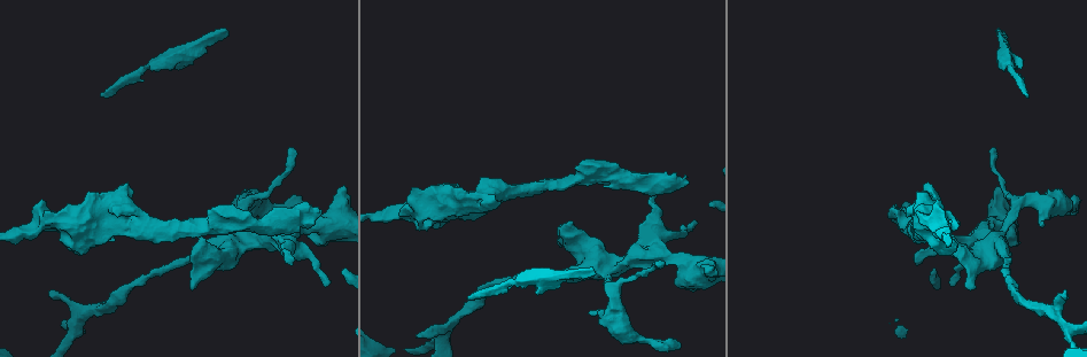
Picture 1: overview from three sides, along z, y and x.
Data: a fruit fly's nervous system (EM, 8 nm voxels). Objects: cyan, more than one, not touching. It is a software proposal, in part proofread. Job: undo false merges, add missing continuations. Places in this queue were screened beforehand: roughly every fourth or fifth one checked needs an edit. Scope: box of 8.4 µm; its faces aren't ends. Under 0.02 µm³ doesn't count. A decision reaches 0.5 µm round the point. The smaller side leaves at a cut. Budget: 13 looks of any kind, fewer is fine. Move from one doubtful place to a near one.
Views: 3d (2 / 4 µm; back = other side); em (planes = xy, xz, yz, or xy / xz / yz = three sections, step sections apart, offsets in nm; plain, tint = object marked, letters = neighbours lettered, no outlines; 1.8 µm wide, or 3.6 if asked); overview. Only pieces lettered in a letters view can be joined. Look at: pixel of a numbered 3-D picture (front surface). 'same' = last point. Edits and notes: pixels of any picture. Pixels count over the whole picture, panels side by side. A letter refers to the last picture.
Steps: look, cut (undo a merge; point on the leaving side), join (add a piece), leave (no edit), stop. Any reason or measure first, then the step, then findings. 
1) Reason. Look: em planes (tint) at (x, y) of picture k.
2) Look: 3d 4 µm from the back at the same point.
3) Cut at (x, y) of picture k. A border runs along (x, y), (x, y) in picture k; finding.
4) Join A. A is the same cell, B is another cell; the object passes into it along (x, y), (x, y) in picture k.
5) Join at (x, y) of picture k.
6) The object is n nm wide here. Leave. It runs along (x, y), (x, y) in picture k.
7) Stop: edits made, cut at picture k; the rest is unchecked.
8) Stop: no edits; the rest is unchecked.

Look: em planes (tint) at (658, 253) of picture 1.

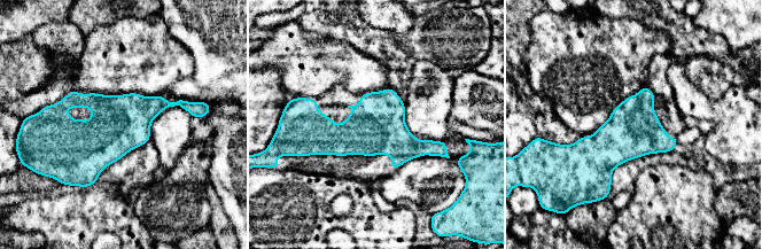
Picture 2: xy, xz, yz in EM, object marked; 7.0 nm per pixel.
Look: em planes (letters) at the same point.

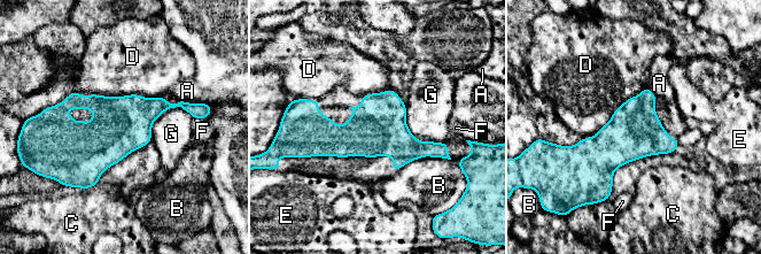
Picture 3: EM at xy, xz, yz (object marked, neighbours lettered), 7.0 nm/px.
Leave. A, B, C, D, E, F and G are other cells; a border runs along (75, 90), (80, 94), (160, 97) in picture 3; one neuron here.

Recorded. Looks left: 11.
An open end. Look: 3d 4 µm at (50, 293) of picture 1.

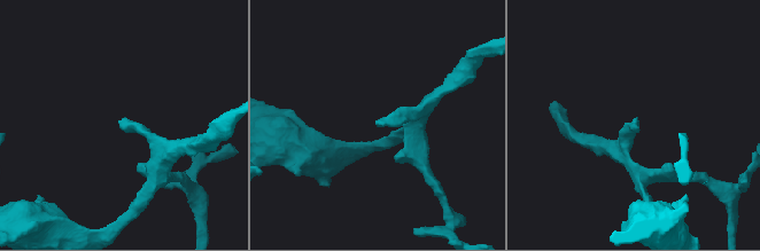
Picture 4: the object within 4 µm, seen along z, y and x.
Look: em xy step 4 (letters) at (375, 122) of picture 4.

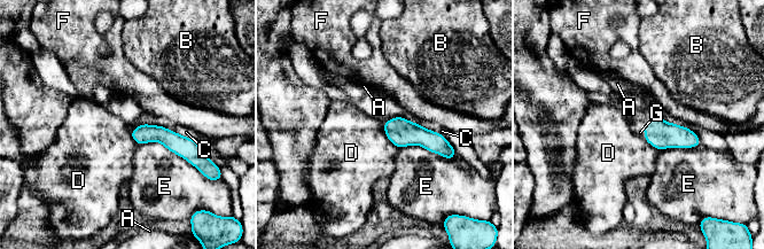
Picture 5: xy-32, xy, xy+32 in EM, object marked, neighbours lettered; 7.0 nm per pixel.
Look: em planes (letters) at the same point.

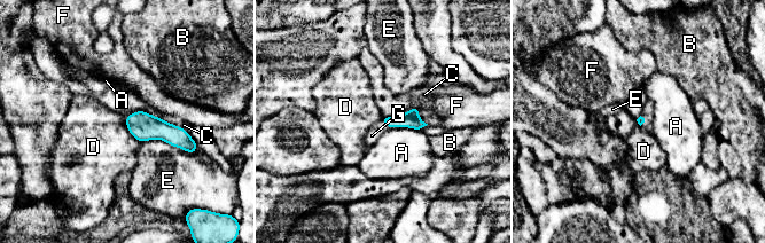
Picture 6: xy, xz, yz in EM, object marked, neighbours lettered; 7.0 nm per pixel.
Join G. G is the same cell, A, B, C, D, E and F are other cells; the object passes into it along (411, 119), (387, 125), (372, 135) in picture 6; the neuron continues.

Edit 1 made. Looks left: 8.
Branch stops here. Look: em 3.6 µm xz step 8 (letters) at (79, 250) of picture 1.

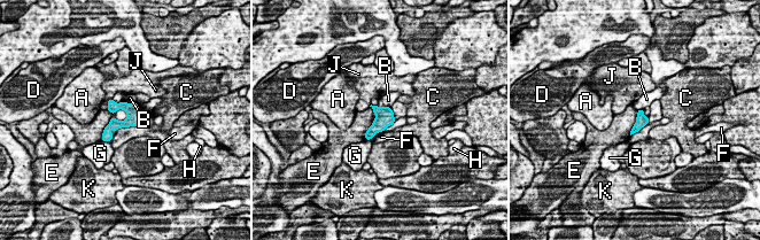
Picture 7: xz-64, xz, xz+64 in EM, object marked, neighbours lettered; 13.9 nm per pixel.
Look: em 3.6 µm planes (letters) at the same point.

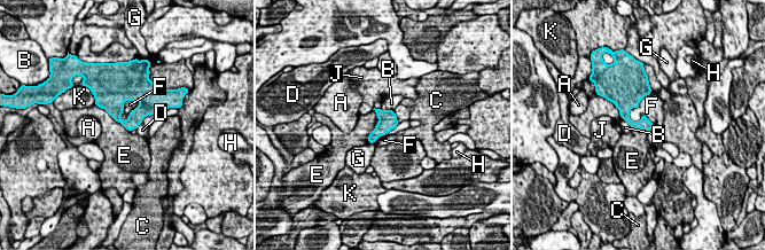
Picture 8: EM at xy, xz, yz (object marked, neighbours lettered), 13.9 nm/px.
The longest contact is with E, 650 nm. Leave. A, B, C, D, E, F, G, H, J and K are other cells; a border runs along (94, 104), (103, 108), (130, 132) in picture 8; no lettered piece goes on from it.

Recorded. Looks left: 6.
Free end. Look: 3d 2 µm at (1026, 97) of picture 1.

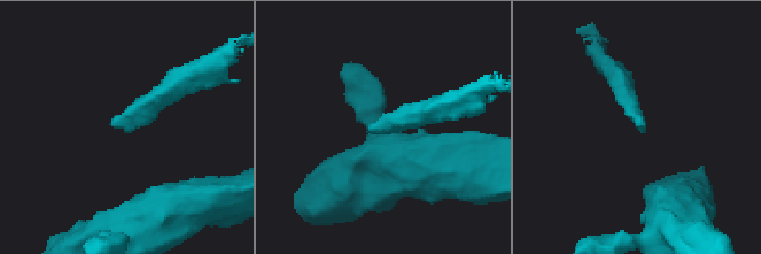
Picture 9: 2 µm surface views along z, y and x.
Look: em planes (tint) at (643, 125) of picture 9.

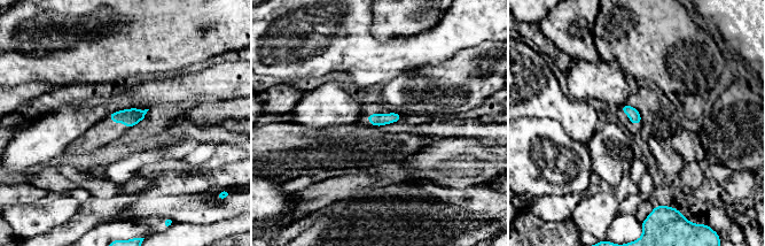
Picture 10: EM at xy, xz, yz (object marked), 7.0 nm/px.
See the neighbours. Look: em planes (letters) at the same point.

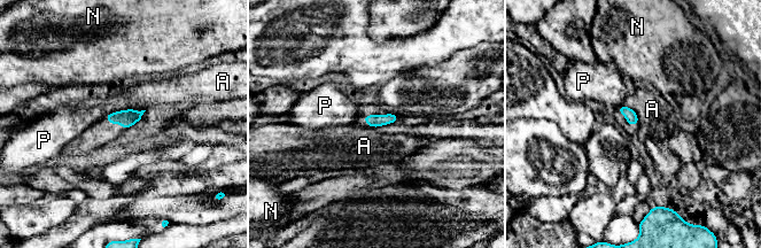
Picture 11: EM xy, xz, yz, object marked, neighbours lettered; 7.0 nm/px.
The longest contact is with A, 280 nm. Leave. A, N and P are other cells; none of them fits.

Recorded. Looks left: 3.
Stop: edits made, join at picture 6; the rest is unchecked.

